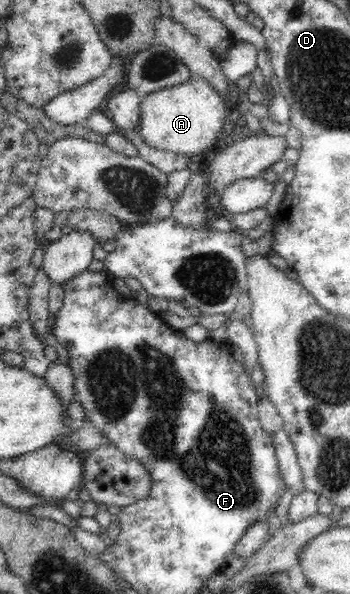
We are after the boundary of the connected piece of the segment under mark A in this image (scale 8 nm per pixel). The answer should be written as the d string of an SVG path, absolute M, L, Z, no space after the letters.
M191 77L179 85L173 85L153 91L142 98L140 103L139 135L151 148L170 151L191 158L213 149L232 121L230 116L232 106L227 104L210 83L202 77Z

